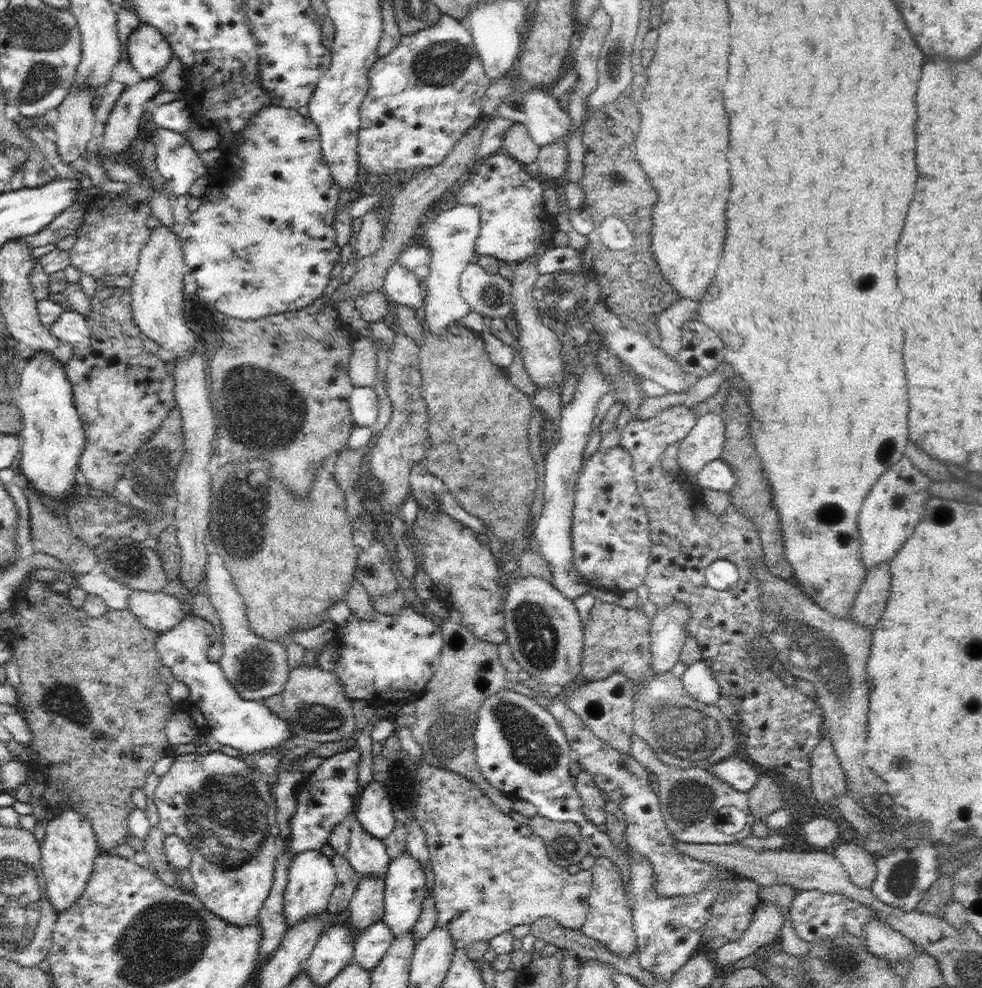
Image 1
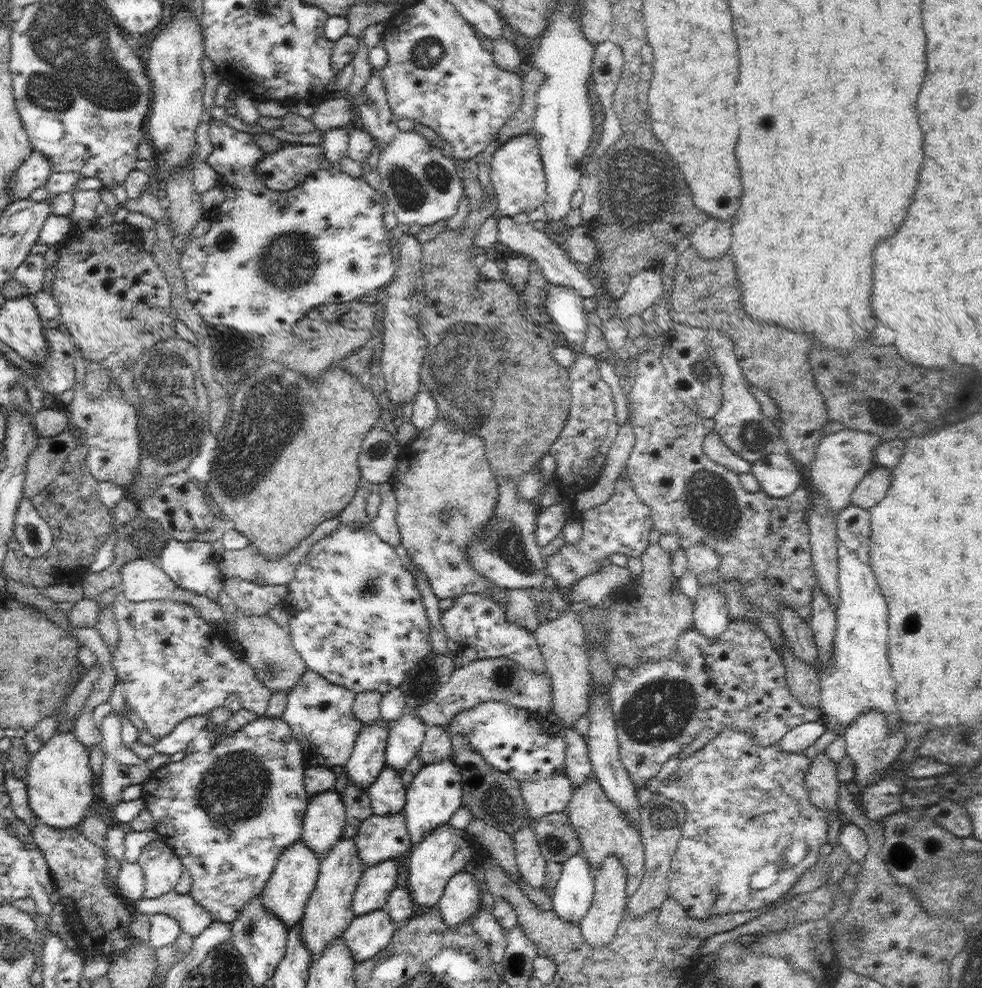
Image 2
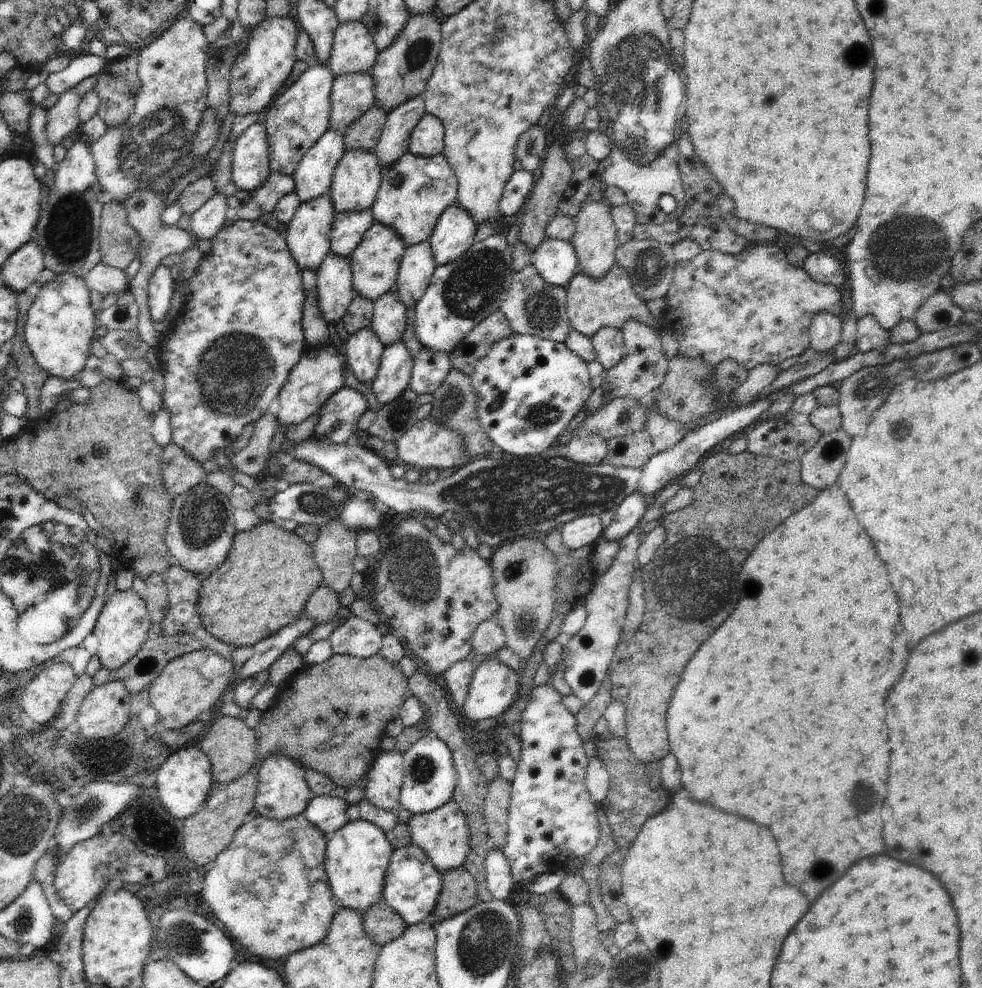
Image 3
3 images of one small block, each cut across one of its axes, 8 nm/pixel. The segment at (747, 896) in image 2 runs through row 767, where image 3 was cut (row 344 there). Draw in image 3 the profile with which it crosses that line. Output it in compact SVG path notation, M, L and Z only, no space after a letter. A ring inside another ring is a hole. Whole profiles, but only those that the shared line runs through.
M776 244L750 245L736 255L707 250L692 260L676 261L664 300L668 307L660 316L662 329L672 331L678 341L678 356L699 359L714 366L722 360L736 360L748 371L764 364L778 366L789 358L799 357L809 348L812 316L818 312L840 316L845 311L840 288L814 282L802 267L790 265L786 249Z

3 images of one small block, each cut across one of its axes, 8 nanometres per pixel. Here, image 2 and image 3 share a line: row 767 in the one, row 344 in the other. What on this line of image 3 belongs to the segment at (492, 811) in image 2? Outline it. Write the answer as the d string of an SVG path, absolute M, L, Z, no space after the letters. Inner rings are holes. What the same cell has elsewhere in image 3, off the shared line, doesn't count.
M498 310L479 322L456 346L450 355L452 368L472 376L478 360L482 360L494 342L514 334L506 315Z

